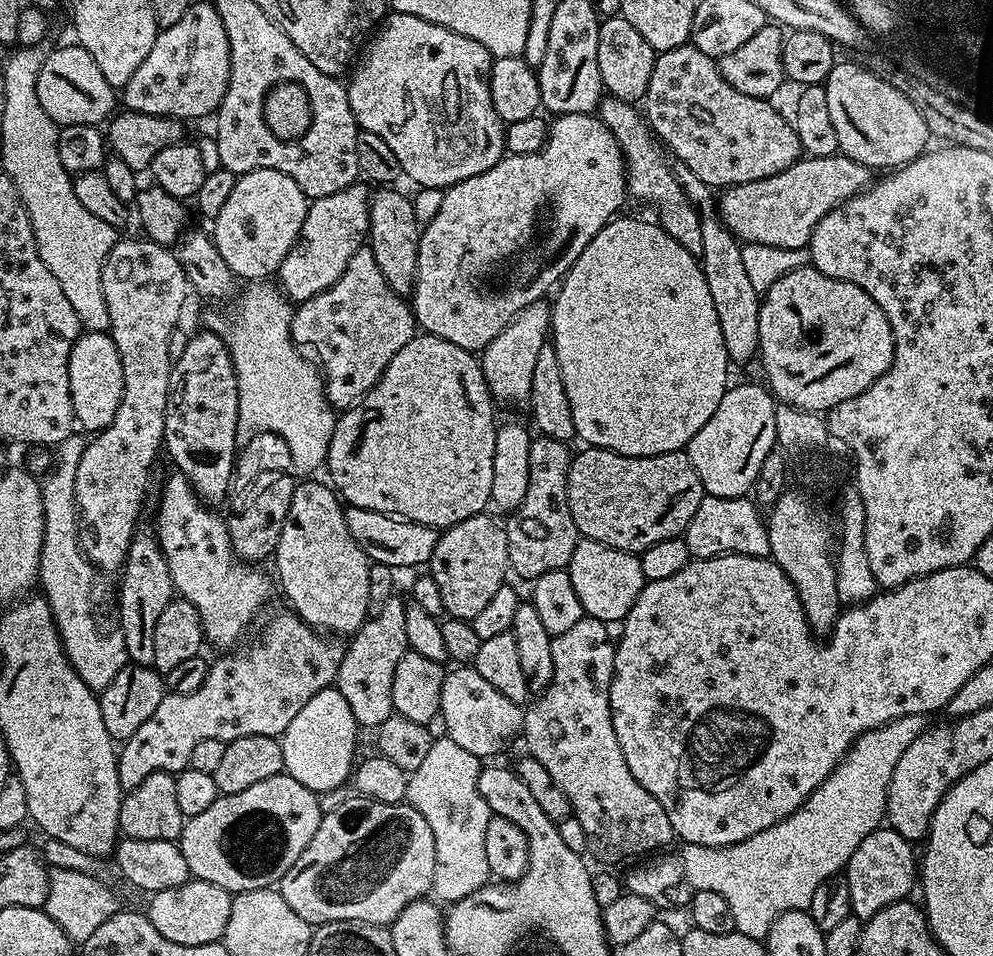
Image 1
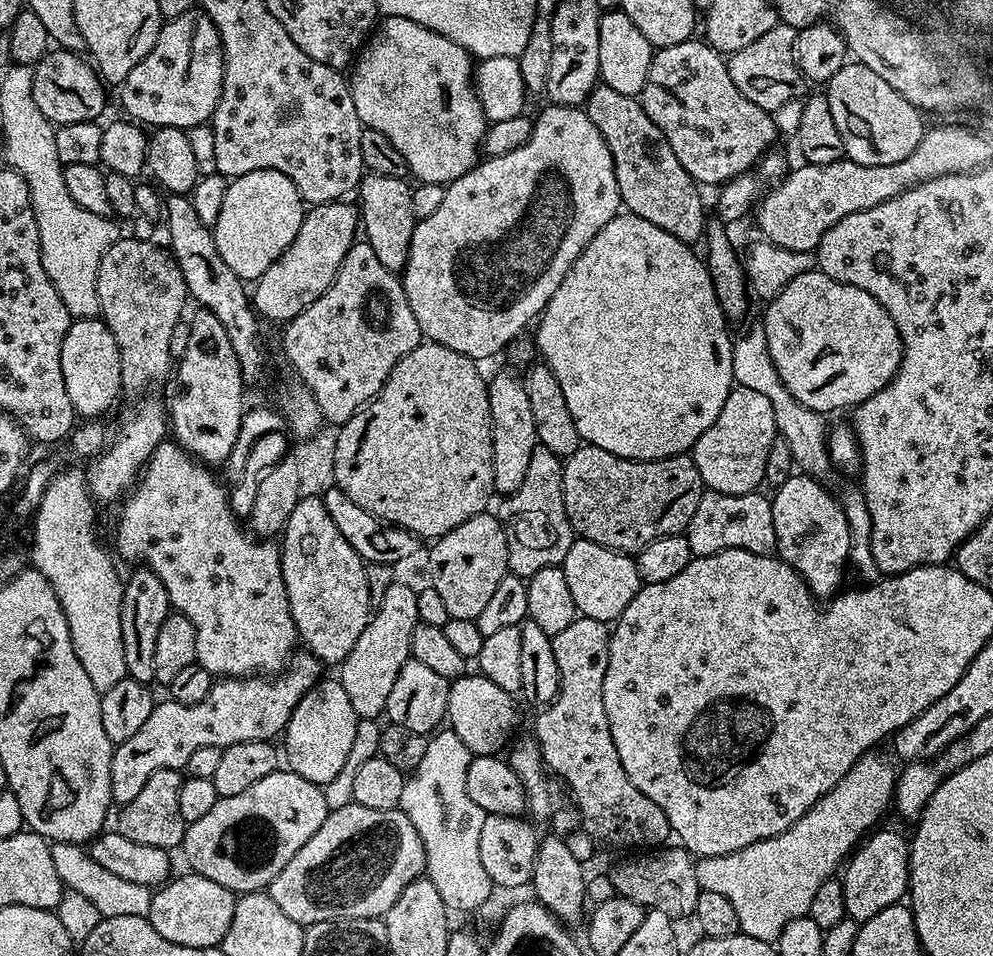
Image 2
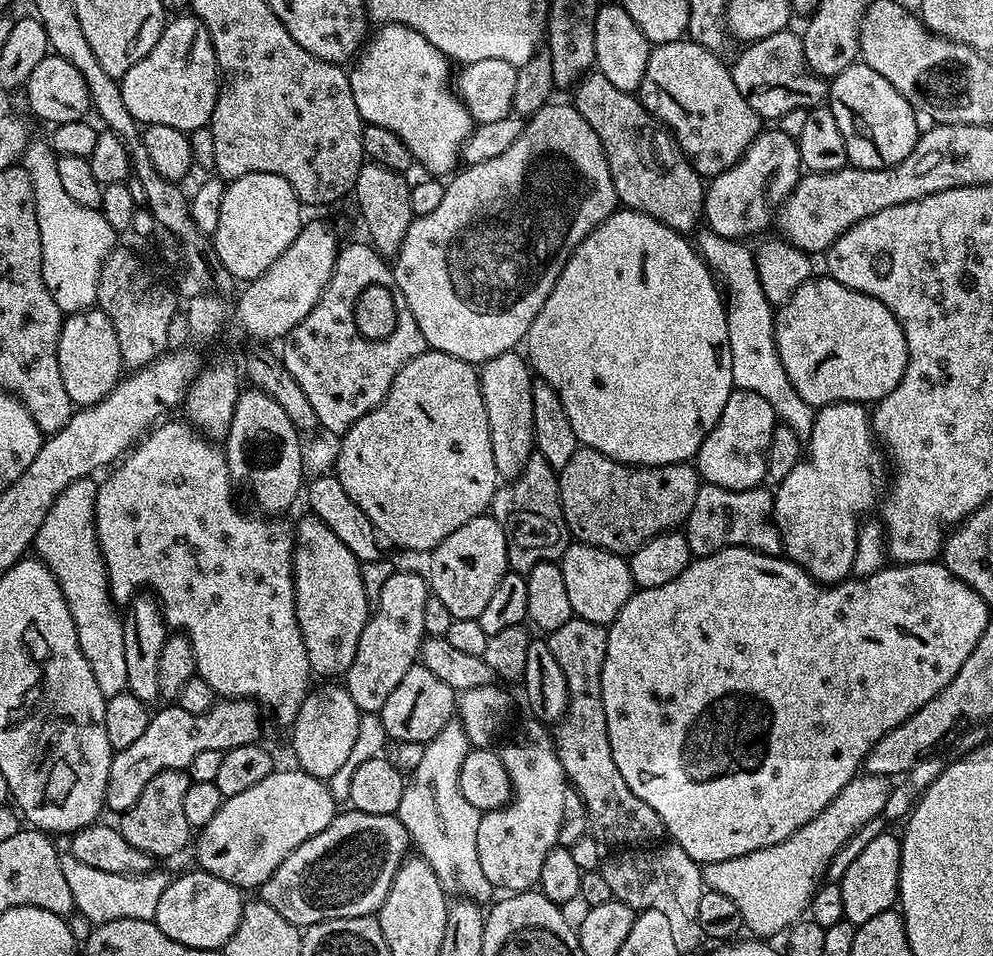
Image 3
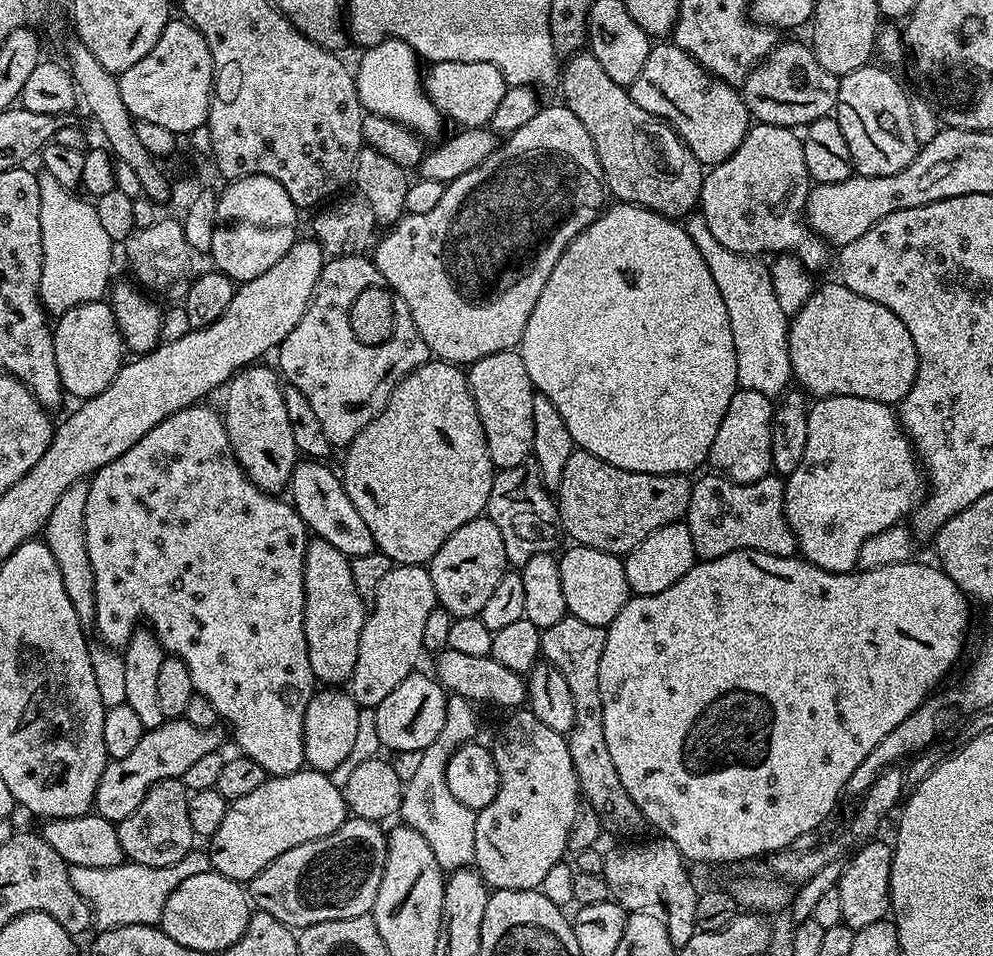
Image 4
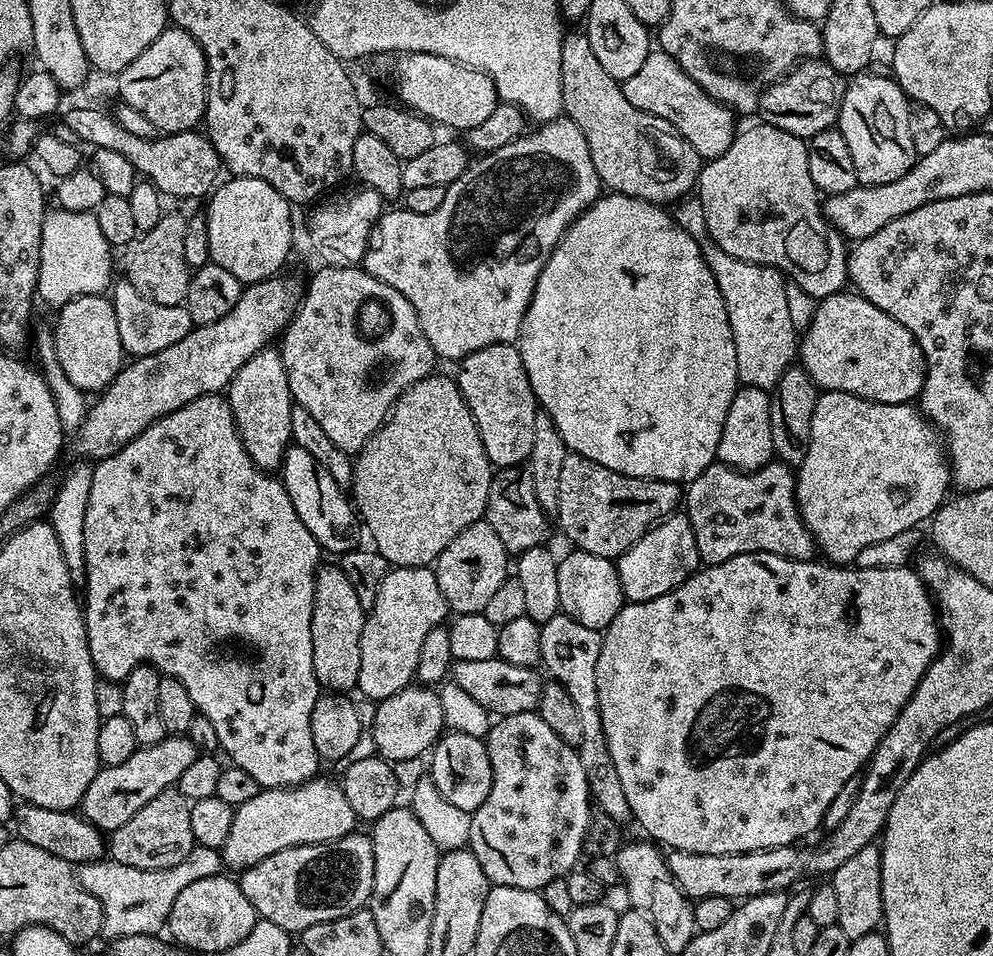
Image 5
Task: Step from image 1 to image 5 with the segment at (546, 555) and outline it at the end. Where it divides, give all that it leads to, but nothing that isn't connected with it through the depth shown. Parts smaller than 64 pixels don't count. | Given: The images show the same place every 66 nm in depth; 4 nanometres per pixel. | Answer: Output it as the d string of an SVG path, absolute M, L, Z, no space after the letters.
M526 466L501 468L493 475L483 519L492 527L494 534L502 538L502 546L506 546L509 554L519 554L549 543L550 516L542 510L542 506L538 506L538 498L534 494L534 478Z

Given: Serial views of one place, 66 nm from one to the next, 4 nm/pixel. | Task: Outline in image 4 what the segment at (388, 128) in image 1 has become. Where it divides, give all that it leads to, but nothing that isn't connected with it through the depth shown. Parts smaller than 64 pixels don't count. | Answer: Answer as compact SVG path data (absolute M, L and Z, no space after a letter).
M383 40L365 47L363 52L364 57L361 58L360 65L355 65L354 75L360 105L365 113L390 118L406 126L425 141L432 142L431 140L443 130L446 120L440 115L434 102L430 102L424 90L422 68L420 72L421 61L416 51L401 40Z

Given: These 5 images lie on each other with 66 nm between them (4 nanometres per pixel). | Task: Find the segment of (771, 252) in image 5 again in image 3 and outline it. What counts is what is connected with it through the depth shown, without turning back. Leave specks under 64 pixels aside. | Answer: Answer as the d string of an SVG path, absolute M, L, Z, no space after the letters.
M761 131L742 158L730 170L711 177L704 190L703 219L707 227L727 240L743 241L774 224L778 202L789 196L800 182L802 165L795 139L784 132Z

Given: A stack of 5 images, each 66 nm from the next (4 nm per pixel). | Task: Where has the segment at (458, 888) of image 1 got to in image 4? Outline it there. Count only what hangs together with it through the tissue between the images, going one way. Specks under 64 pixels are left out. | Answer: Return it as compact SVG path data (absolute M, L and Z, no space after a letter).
M449 695L446 702L446 722L442 722L442 731L438 738L426 746L422 754L422 762L415 772L414 778L404 785L404 797L400 803L399 819L407 827L416 828L422 838L426 838L430 850L434 850L434 858L438 858L438 866L445 870L469 867L475 861L474 826L476 812L470 806L462 806L454 794L450 794L450 786L446 786L446 766L454 754L454 750L463 744L475 741L476 712L471 700L461 696Z

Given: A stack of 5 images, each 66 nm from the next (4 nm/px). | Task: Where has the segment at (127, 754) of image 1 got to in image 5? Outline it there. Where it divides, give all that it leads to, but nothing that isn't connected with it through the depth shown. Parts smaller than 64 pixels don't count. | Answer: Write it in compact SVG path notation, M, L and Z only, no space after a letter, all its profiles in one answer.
M169 734L162 742L137 747L136 752L122 762L122 766L101 767L81 798L78 812L102 833L111 834L118 830L118 826L130 822L130 818L134 818L134 814L150 802L150 798L158 798L162 790L179 785L183 772L189 768L190 762L196 760L197 755L196 744L184 734Z

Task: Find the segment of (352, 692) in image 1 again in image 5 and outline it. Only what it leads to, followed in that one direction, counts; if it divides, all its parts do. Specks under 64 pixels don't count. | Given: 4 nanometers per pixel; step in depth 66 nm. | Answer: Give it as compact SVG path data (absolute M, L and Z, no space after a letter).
M389 567L362 626L362 663L358 666L356 683L358 692L371 702L379 702L409 687L416 675L422 642L426 642L432 630L441 627L449 616L448 603L446 598L442 598L442 590L438 590L438 578L431 567Z

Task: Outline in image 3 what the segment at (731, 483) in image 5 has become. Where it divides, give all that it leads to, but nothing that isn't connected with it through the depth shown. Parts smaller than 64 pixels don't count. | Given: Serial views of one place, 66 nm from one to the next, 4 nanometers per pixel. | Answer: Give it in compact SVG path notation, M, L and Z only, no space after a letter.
M701 483L694 510L686 521L686 535L693 557L709 556L723 548L752 548L767 556L780 556L780 532L772 521L773 493L761 486L750 490L726 490Z

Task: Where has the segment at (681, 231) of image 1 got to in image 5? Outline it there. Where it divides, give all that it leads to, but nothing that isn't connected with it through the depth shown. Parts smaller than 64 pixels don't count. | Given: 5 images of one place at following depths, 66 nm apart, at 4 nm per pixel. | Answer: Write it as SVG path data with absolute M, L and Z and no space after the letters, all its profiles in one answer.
M584 30L569 31L562 42L562 106L563 115L574 121L586 137L594 170L598 170L598 178L605 189L651 204L672 206L697 187L702 158L694 150L694 146L690 146L690 142L682 139L671 124L667 124L662 118L646 110L638 110L638 106L630 106L621 81L610 78L610 74L602 70L602 62L598 62L594 50L590 50L590 38Z

